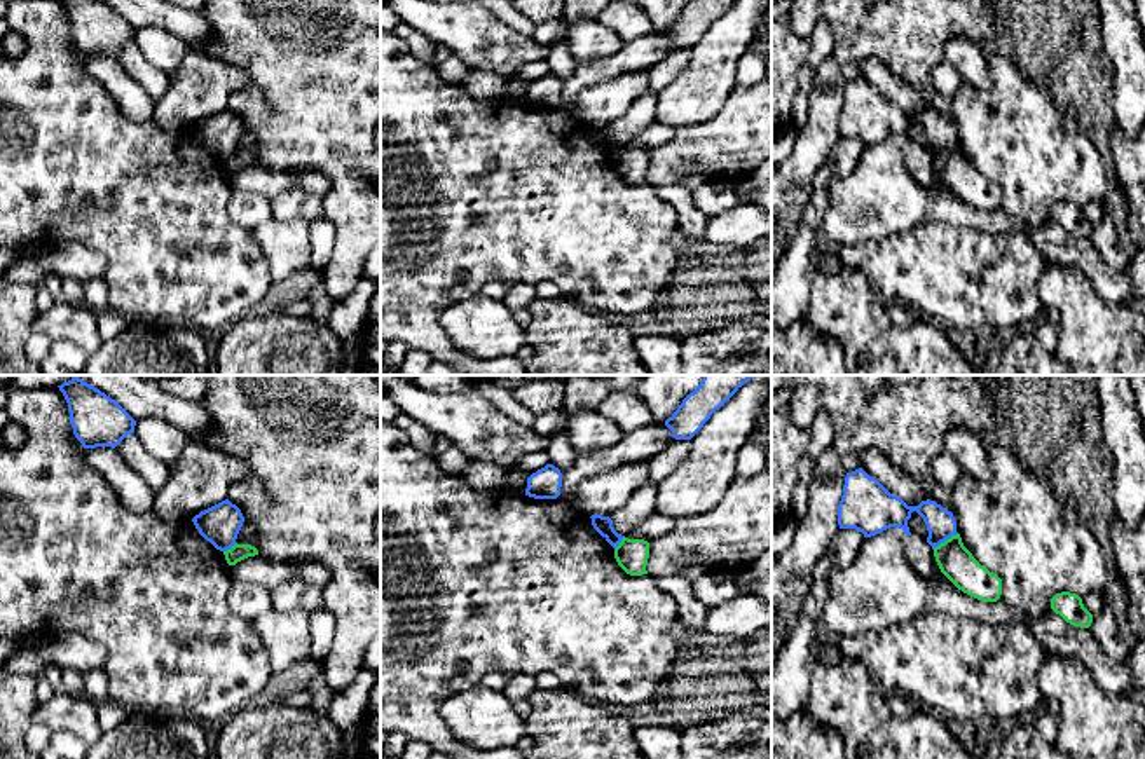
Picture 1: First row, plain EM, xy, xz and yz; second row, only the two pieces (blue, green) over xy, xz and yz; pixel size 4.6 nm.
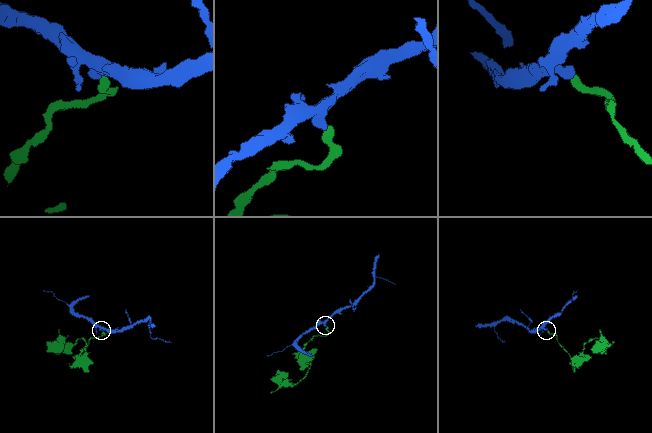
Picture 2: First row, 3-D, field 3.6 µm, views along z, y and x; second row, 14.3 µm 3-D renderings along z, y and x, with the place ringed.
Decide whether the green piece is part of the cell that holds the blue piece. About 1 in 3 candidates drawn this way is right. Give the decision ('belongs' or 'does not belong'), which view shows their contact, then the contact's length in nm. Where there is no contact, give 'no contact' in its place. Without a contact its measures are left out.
does not belong | yz | 140 nm

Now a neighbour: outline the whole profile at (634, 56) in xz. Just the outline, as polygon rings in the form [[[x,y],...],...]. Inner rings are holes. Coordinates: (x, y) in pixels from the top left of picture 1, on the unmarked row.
[[[651,33],[644,38],[625,42],[623,47],[609,58],[576,65],[571,77],[562,84],[557,110],[569,113],[583,89],[606,84],[630,72],[644,72],[672,51],[675,51],[675,47],[665,33]]]

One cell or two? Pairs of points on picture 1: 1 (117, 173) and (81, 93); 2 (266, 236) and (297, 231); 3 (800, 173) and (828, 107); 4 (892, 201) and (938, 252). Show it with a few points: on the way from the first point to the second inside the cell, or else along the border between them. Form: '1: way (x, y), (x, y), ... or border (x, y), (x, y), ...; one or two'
1: way (98, 154), (91, 147), (91, 112); one
2: way (273, 236), (290, 236); one
3: way (807, 157), (821, 133), (822, 123); one
4: border (957, 227), (946, 222), (924, 222), (877, 241); two

